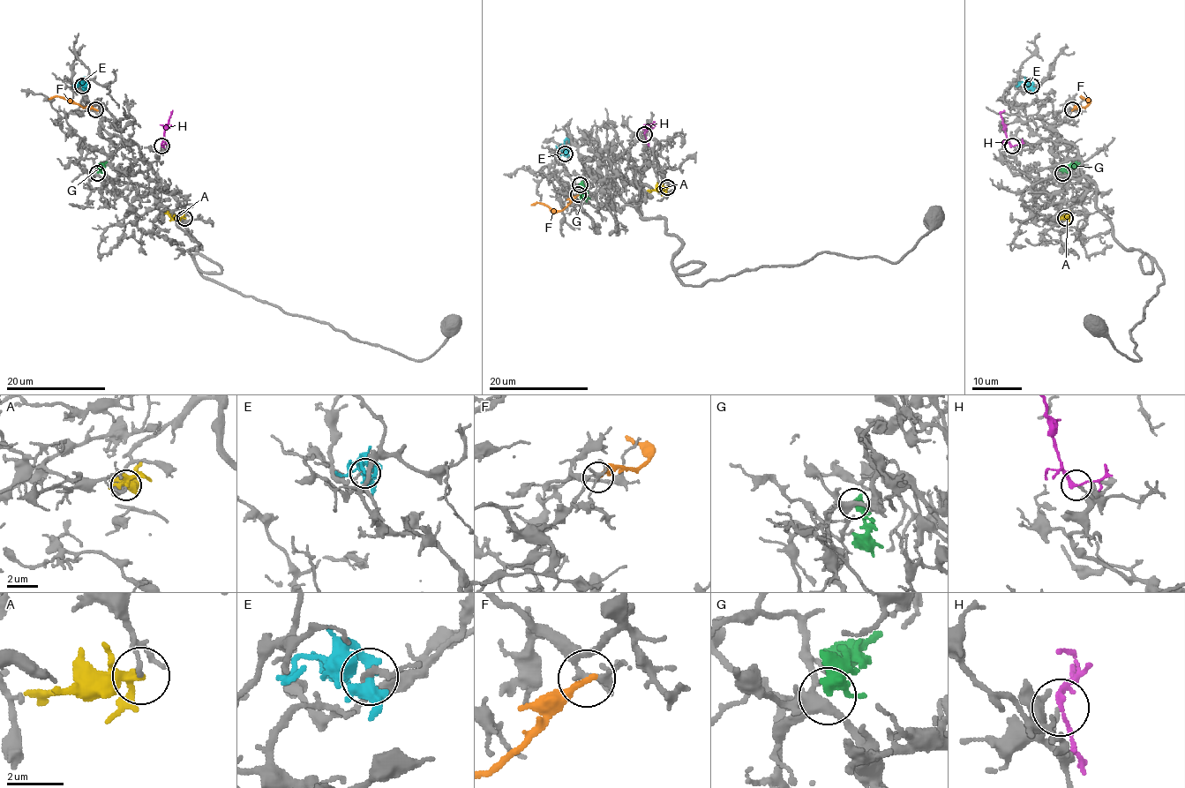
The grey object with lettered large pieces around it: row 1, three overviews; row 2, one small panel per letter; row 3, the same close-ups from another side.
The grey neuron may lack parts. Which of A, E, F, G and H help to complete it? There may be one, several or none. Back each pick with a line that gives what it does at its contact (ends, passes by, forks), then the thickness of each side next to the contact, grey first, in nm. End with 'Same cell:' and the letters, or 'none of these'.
H: it passes by; calibres 150 and 160 nm
Same cell: H

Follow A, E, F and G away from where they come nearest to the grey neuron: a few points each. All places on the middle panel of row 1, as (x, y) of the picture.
A: (668, 187), (647, 191)
E: (566, 153), (564, 142), (566, 139), (569, 142)
F: (578, 194), (560, 211), (553, 211), (541, 203), (530, 205)
G: (581, 184), (585, 190), (587, 202)

